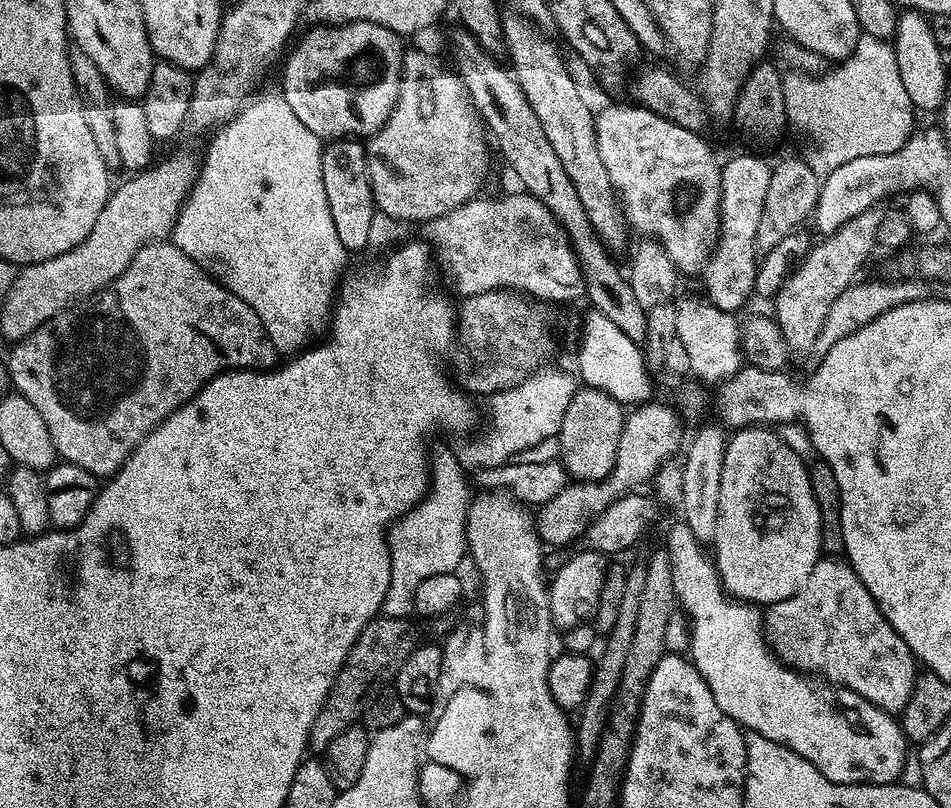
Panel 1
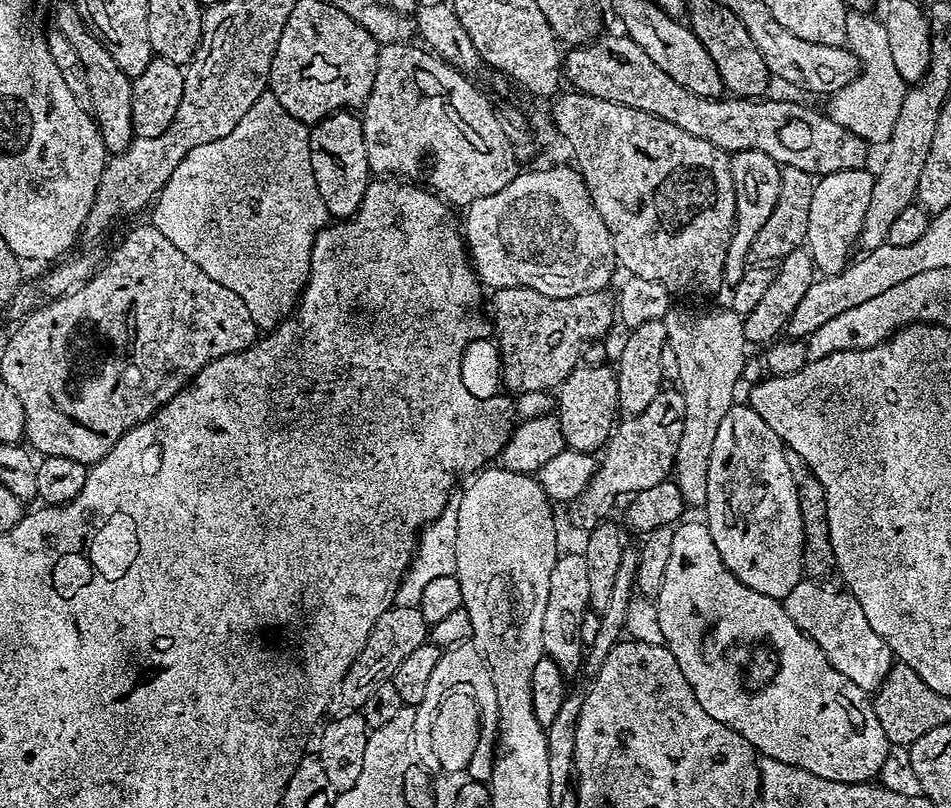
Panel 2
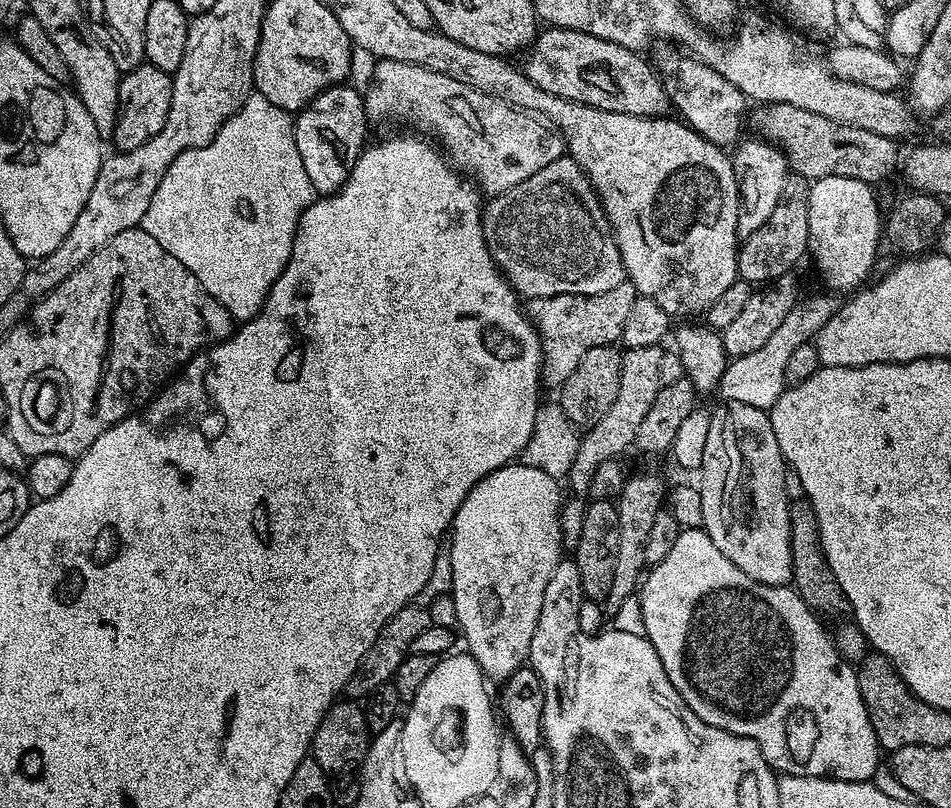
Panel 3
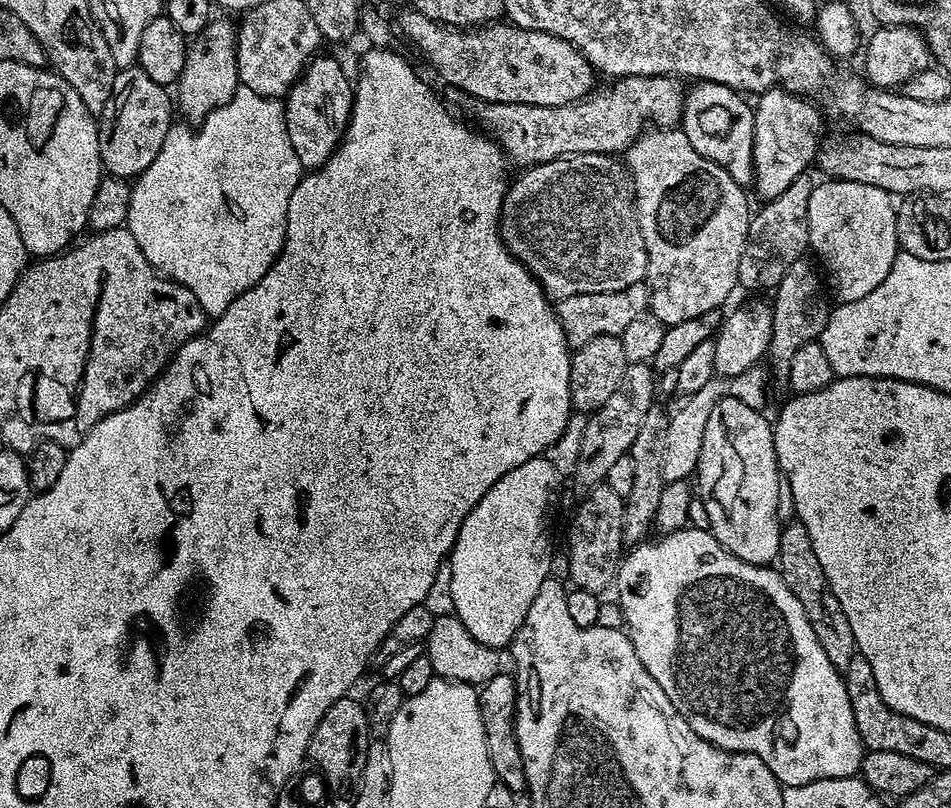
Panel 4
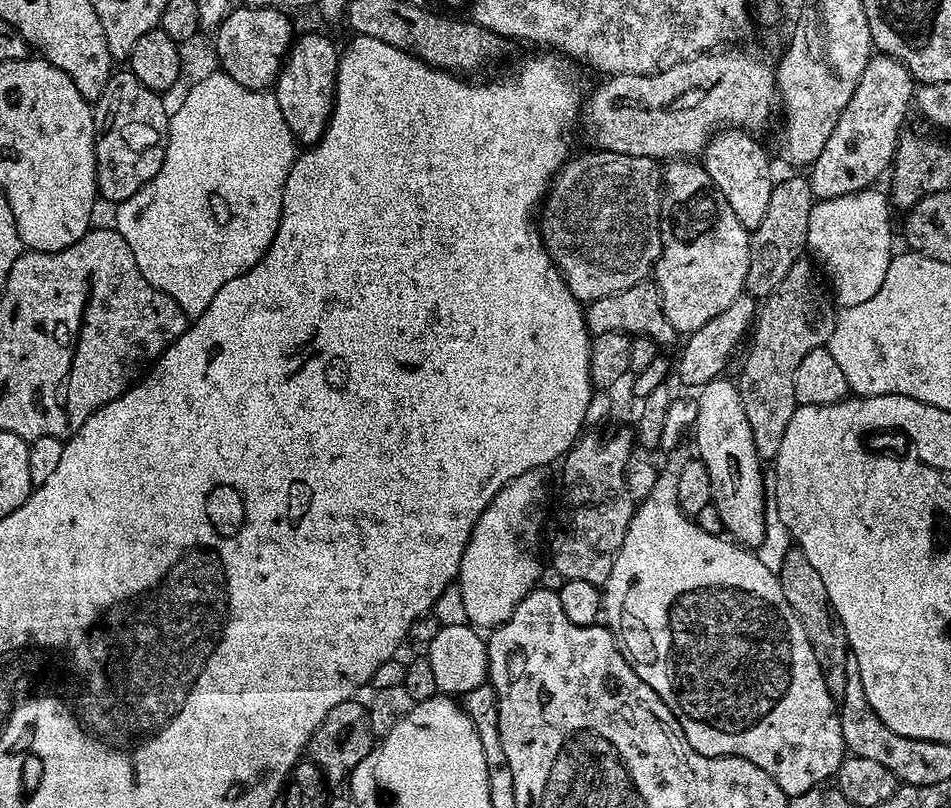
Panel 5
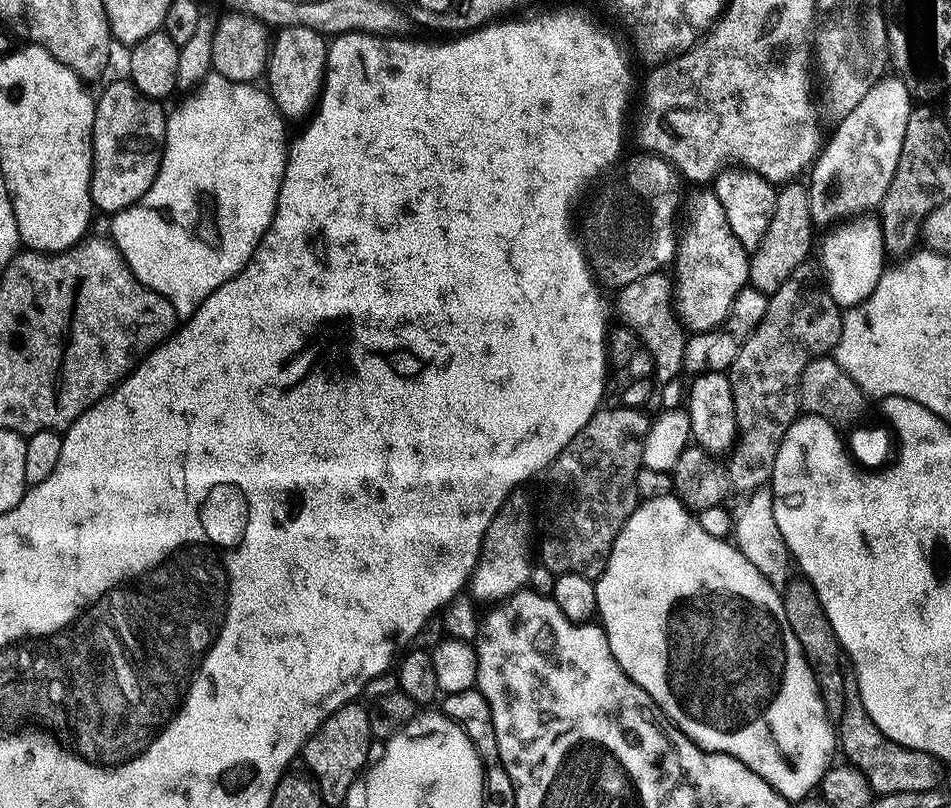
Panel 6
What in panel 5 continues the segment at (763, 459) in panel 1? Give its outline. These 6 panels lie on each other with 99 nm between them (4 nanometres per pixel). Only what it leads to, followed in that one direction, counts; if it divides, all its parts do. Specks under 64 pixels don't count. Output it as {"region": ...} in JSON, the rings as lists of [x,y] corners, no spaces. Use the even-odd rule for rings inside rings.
{"region":[[[717,378],[699,389],[695,399],[698,406],[697,420],[694,425],[694,433],[696,432],[695,455],[706,466],[706,470],[710,474],[712,503],[715,504],[718,514],[722,518],[724,532],[741,546],[758,545],[762,542],[764,533],[766,489],[764,489],[764,472],[760,469],[762,461],[756,452],[756,439],[752,433],[748,415],[740,401],[740,389],[733,381],[731,384],[728,378]]]}

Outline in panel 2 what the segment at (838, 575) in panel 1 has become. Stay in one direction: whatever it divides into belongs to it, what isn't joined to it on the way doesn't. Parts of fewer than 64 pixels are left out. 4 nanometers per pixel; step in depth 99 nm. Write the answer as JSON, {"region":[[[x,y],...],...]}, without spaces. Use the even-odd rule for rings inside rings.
{"region":[[[812,578],[801,580],[782,603],[794,618],[794,622],[815,644],[820,645],[825,654],[832,660],[833,666],[865,692],[875,693],[888,679],[894,657],[890,646],[870,626],[862,606],[847,590],[835,592],[832,588],[823,588],[823,583]]]}

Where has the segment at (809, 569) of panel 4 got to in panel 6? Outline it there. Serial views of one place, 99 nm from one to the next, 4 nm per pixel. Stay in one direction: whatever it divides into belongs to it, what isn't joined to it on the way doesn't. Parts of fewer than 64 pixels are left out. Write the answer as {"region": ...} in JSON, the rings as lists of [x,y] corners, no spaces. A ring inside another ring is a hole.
{"region":[[[803,578],[789,579],[782,595],[786,606],[786,618],[790,618],[790,626],[802,646],[804,657],[808,659],[808,665],[816,673],[816,681],[824,709],[828,711],[829,717],[839,718],[846,702],[842,649],[830,622],[826,618],[822,602],[816,591],[812,589],[812,583]]]}

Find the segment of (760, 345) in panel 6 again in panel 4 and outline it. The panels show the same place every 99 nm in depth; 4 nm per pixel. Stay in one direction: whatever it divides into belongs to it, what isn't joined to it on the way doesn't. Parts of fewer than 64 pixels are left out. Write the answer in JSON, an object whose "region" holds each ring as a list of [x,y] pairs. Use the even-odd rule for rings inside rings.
{"region":[[[808,258],[796,260],[794,266],[786,270],[786,274],[774,290],[776,301],[772,300],[770,304],[773,314],[773,336],[770,338],[766,356],[768,360],[772,359],[772,364],[776,367],[780,378],[787,377],[790,358],[794,358],[795,352],[800,347],[819,341],[828,321],[830,303],[828,304],[827,298],[824,297],[824,288],[820,285],[821,273],[817,265],[809,260]]]}

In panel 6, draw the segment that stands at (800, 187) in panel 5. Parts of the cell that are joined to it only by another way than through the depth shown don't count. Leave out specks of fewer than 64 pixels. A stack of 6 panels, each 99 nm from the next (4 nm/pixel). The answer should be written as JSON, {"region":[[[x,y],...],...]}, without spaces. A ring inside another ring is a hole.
{"region":[[[800,182],[783,185],[776,193],[774,214],[768,220],[764,241],[748,261],[748,284],[769,294],[776,292],[782,282],[807,261],[804,259],[812,248],[812,228],[814,221],[807,187]]]}

